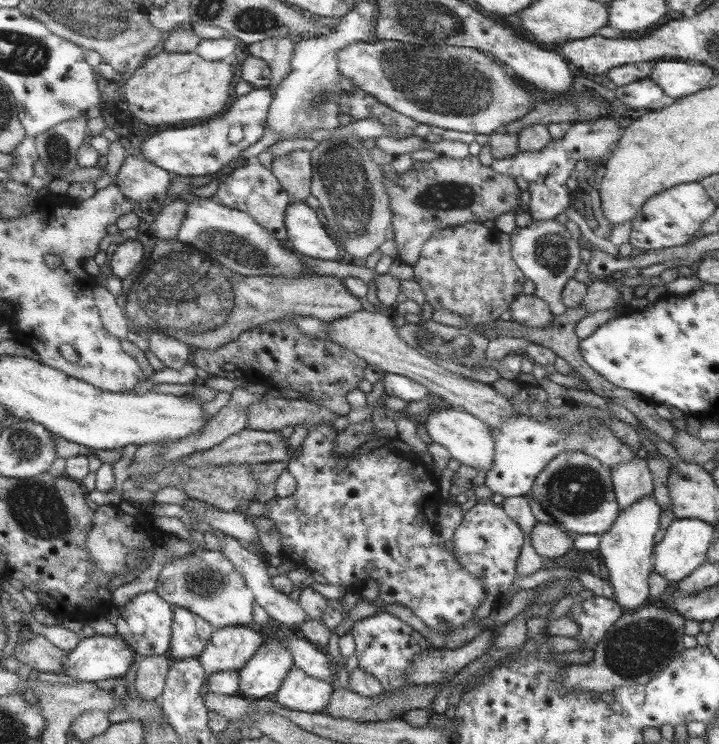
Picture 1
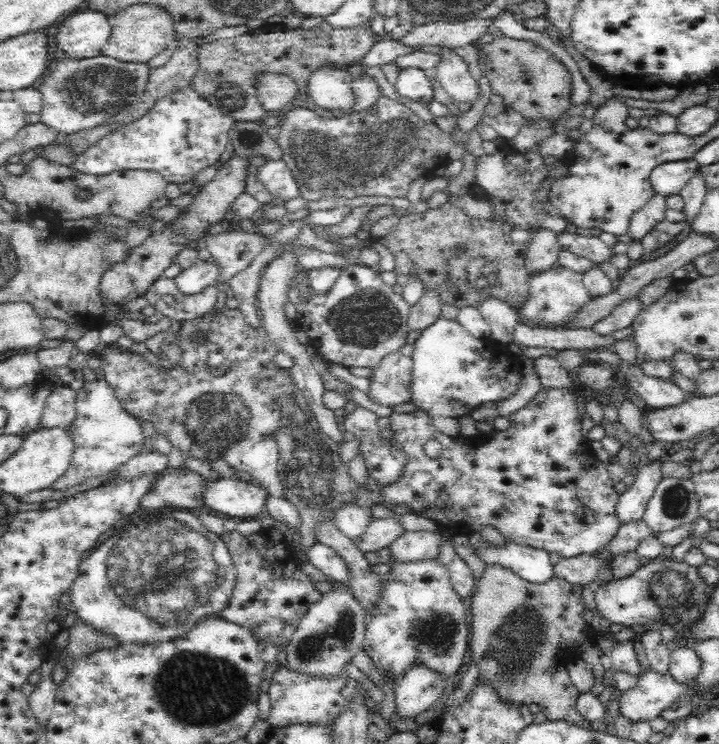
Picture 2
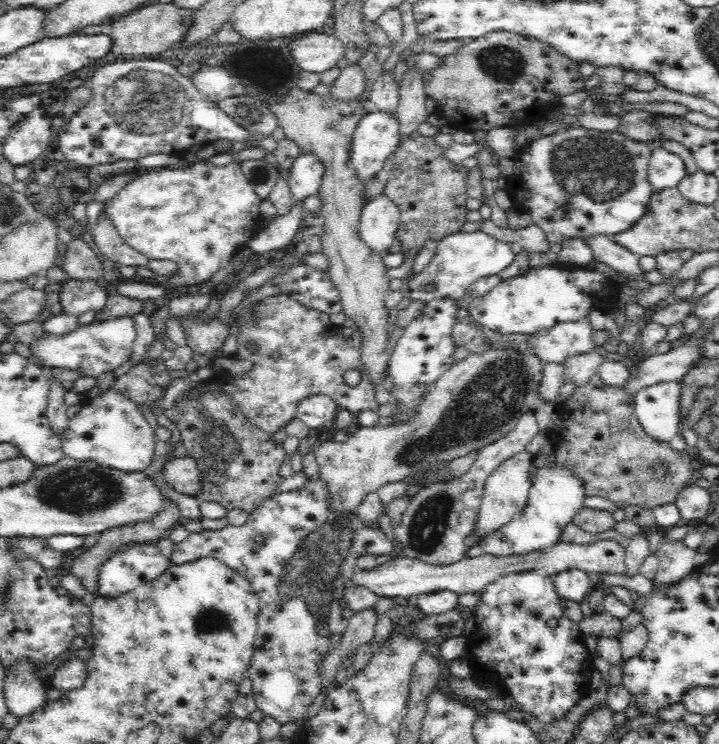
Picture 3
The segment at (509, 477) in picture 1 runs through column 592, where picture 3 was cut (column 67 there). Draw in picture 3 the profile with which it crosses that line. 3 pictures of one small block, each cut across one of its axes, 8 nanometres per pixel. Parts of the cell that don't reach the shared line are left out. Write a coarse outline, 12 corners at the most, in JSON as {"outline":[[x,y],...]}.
{"outline":[[113,387],[60,434],[63,456],[122,472],[154,460],[152,427]]}

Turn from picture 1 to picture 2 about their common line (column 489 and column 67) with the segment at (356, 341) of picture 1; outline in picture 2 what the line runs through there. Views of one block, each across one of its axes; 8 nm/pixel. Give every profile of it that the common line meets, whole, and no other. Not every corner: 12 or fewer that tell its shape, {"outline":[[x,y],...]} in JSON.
{"outline":[[52,389],[39,428],[68,427],[76,416],[77,392]]}

